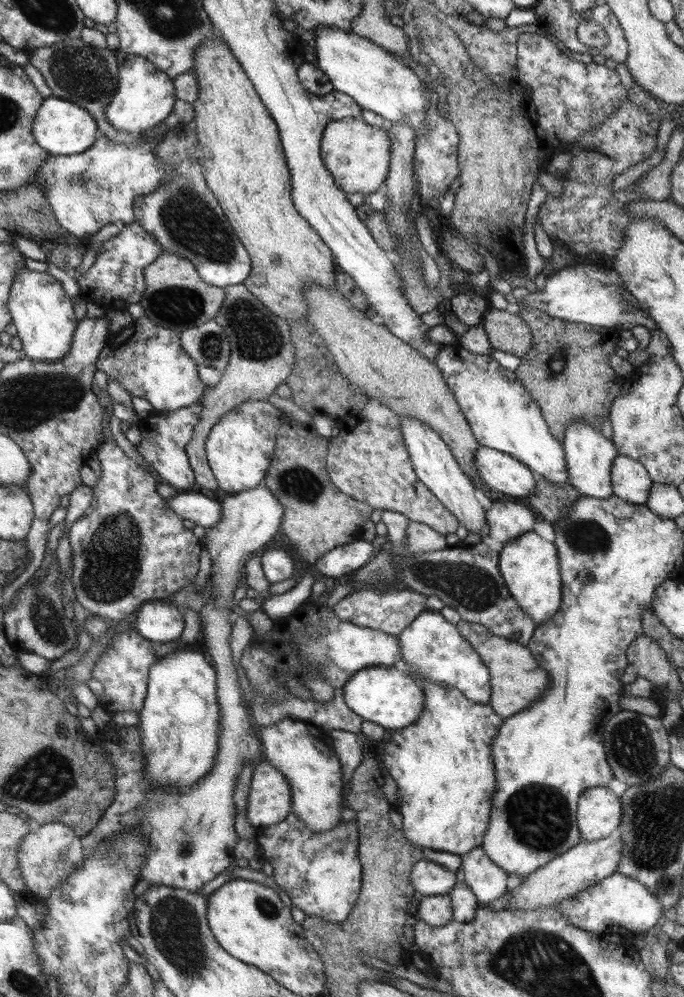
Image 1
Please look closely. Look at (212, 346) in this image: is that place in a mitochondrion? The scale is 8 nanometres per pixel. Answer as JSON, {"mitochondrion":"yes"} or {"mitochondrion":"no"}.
{"mitochondrion":"yes"}

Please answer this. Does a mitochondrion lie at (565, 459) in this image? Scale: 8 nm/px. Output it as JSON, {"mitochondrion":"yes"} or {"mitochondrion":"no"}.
{"mitochondrion":"no"}

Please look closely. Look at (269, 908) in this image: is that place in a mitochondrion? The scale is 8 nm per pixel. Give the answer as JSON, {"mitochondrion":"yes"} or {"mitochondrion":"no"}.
{"mitochondrion":"yes"}

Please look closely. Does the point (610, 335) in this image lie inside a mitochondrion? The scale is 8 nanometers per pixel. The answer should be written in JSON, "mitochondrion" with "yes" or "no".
{"mitochondrion":"no"}

